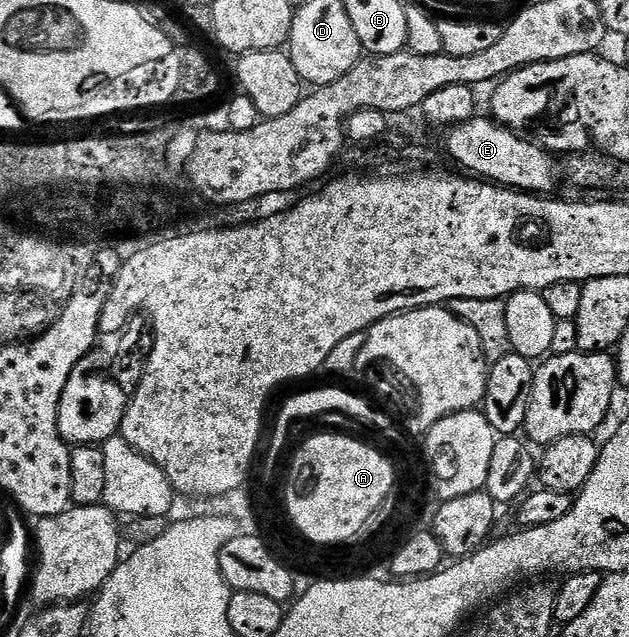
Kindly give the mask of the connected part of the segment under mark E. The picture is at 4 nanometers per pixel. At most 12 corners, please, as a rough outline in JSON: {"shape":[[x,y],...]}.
{"shape":[[482,114],[447,152],[472,177],[547,194],[552,153]]}

